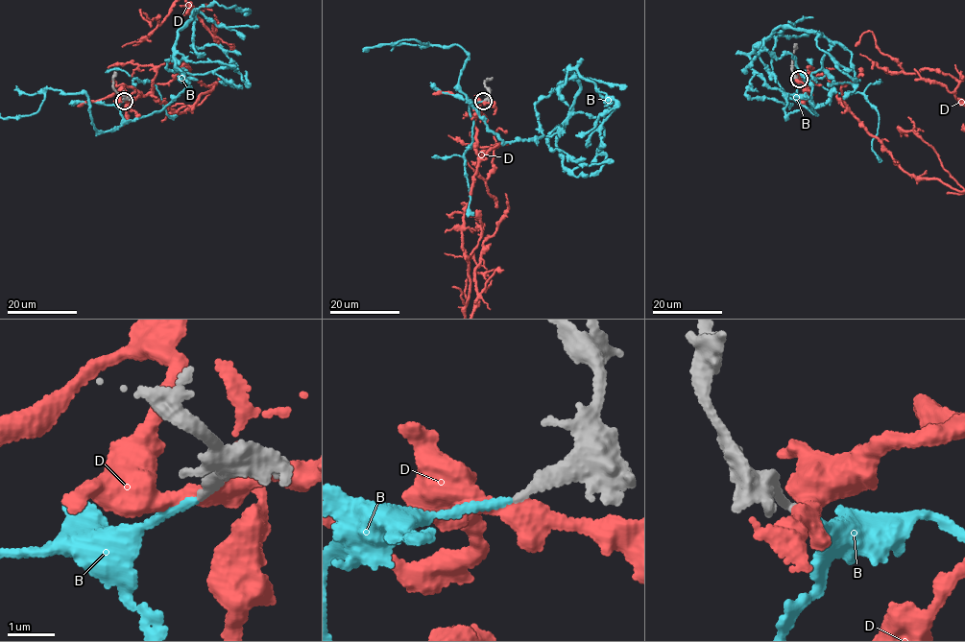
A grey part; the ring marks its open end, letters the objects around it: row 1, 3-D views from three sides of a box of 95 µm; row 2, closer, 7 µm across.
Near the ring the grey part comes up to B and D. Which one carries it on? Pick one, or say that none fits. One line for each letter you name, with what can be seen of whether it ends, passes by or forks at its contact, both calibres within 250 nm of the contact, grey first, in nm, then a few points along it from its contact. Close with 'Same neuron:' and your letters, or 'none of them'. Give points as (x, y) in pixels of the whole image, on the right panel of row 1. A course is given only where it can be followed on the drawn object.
B: it ends there; 170 nm thick on the grey side, 150 nm on the other; it runs (799, 79), (797, 100), (815, 113), (795, 58), (763, 47), (780, 26), (850, 51), (854, 83), (827, 84)
Same neuron: B

